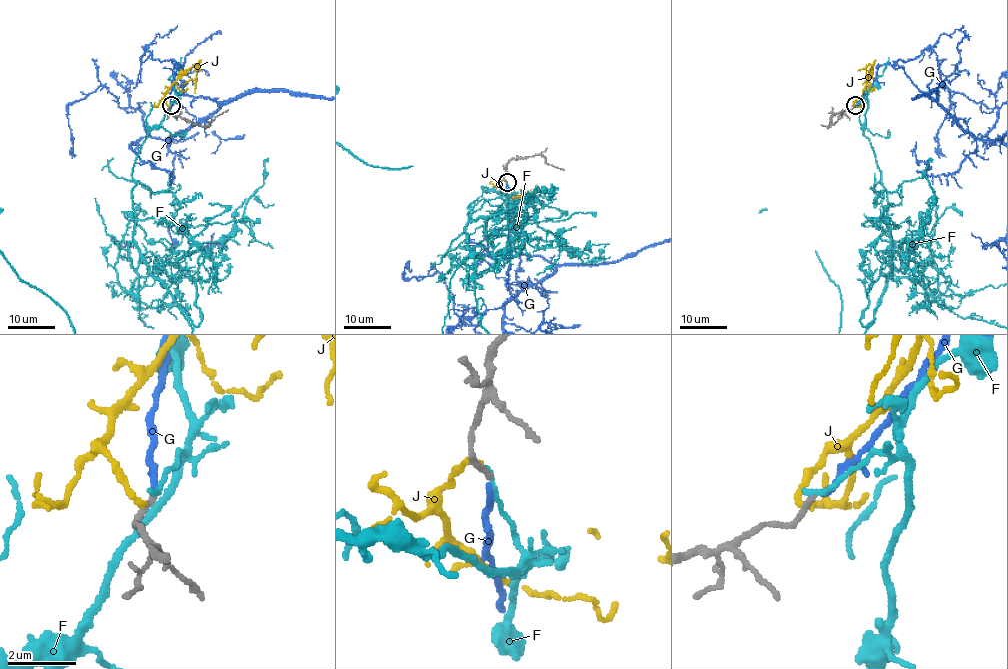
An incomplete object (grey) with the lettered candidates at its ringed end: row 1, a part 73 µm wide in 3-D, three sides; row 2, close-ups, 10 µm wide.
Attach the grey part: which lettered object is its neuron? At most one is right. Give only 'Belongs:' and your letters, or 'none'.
Belongs: G

